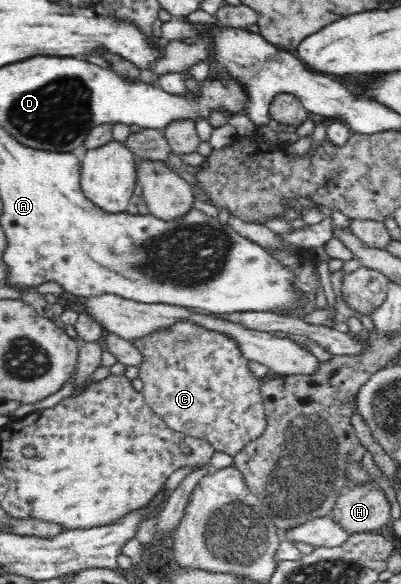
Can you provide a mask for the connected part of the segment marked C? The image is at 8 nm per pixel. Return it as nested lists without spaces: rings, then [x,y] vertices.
[[[179,322],[166,330],[135,340],[134,344],[144,357],[139,366],[139,377],[143,381],[141,392],[148,406],[165,421],[167,427],[207,441],[215,452],[233,457],[244,451],[249,442],[263,435],[266,429],[266,413],[260,394],[263,380],[249,371],[248,361],[239,352],[235,340],[191,322]]]

